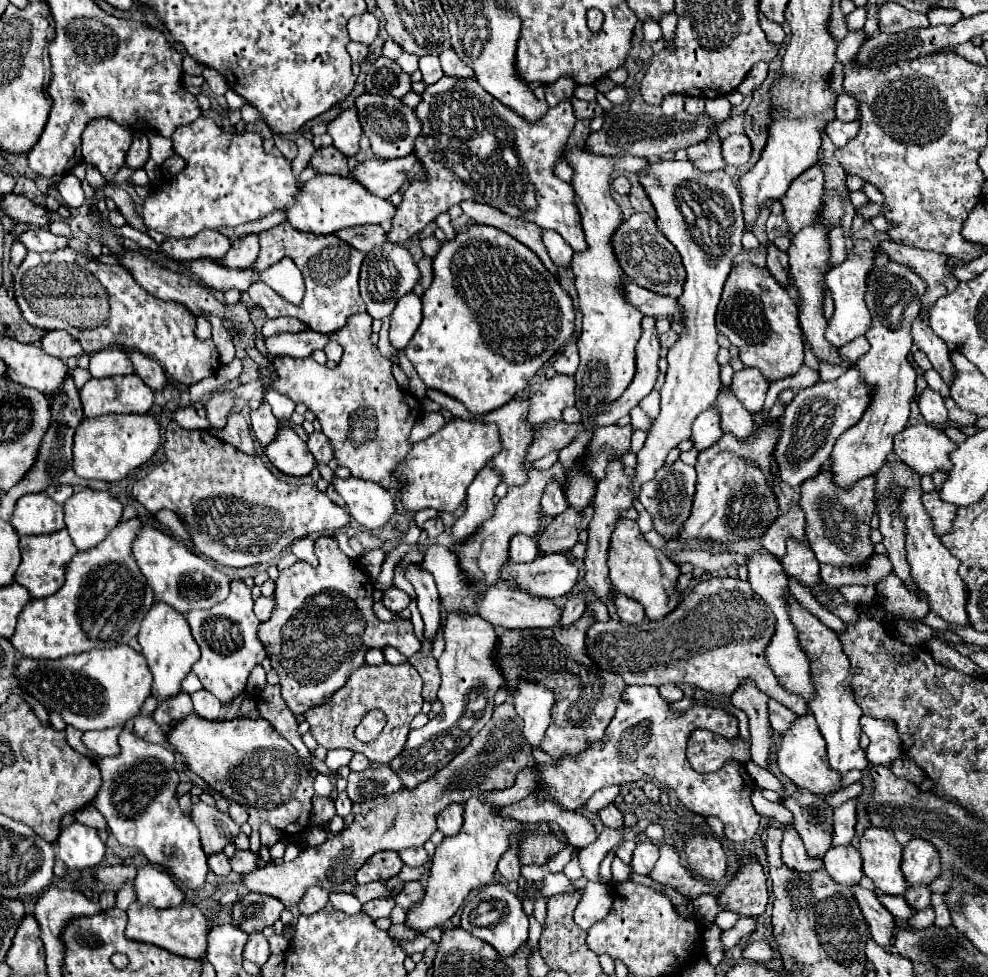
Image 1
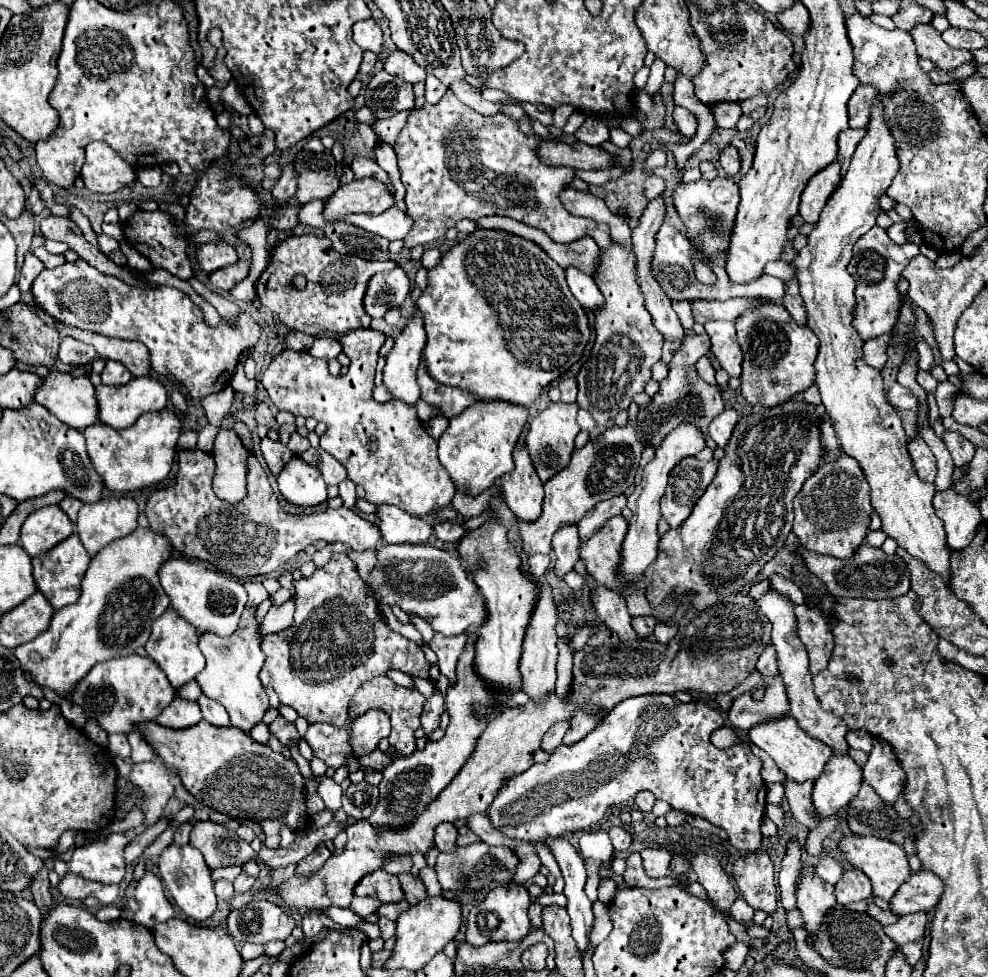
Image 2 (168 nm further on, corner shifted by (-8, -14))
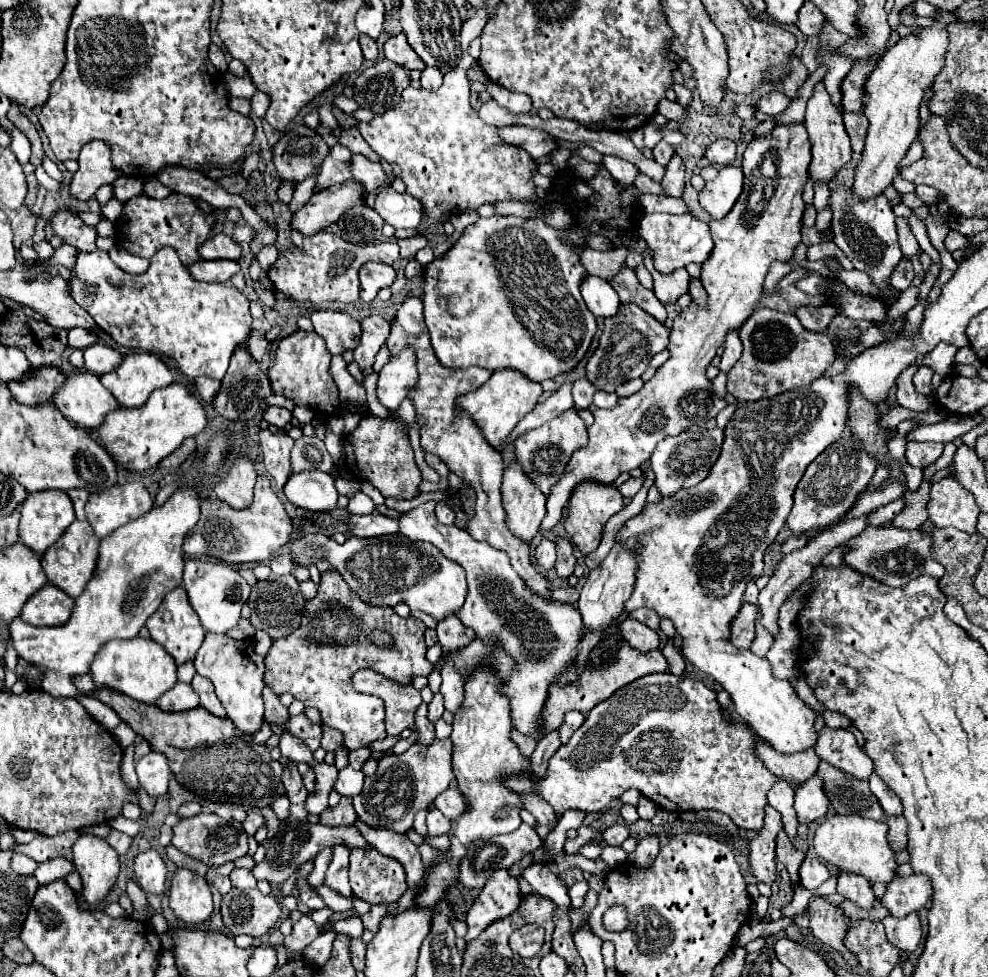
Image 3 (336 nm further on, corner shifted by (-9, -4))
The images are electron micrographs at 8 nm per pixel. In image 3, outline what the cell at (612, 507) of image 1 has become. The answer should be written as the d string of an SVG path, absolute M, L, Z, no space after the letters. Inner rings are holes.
M631 618L621 622L621 634L629 642L629 646L639 650L639 652L649 652L649 650L659 646L657 632L653 632L651 628L647 628L641 622L631 620Z

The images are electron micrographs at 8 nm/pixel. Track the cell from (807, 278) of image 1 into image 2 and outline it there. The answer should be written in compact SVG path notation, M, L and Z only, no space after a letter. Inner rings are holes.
M878 92L872 100L872 112L870 112L870 122L866 126L866 136L862 138L862 142L858 144L850 168L846 172L846 176L842 178L840 186L836 188L836 192L830 196L830 200L826 202L820 220L816 222L814 230L808 234L808 244L800 250L798 258L792 262L796 266L796 280L800 284L800 294L806 302L806 310L808 310L808 328L818 336L820 340L820 350L818 350L818 358L816 358L816 386L820 390L822 396L822 404L826 408L826 414L832 422L832 428L836 432L836 438L842 446L842 452L856 458L866 474L866 480L872 488L870 496L872 496L872 506L874 510L880 514L882 518L882 530L894 538L898 542L900 548L908 550L912 556L920 558L930 570L936 570L938 574L942 574L944 578L950 580L950 556L948 556L948 546L946 546L946 534L942 528L940 518L936 516L934 508L932 508L932 498L936 494L936 486L928 484L924 480L918 478L912 458L906 450L908 444L908 436L904 434L902 428L902 420L896 414L896 408L892 408L886 402L884 396L884 388L882 388L882 374L880 370L872 368L870 364L864 362L864 354L862 354L862 344L864 340L860 338L860 334L854 328L854 308L856 308L856 298L854 298L854 288L856 282L852 280L852 276L848 274L846 266L852 258L852 246L854 242L866 234L866 230L870 230L876 224L876 216L880 214L880 196L886 194L888 186L892 184L894 176L898 174L900 162L896 158L896 140L890 134L890 128L884 120L884 92Z

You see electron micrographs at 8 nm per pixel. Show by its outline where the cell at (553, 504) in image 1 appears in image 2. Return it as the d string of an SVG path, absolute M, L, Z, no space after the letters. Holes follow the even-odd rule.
M562 526L554 534L554 542L552 542L552 550L556 554L554 574L558 578L562 578L566 572L574 568L578 560L578 544L580 544L580 536L578 536L576 526Z

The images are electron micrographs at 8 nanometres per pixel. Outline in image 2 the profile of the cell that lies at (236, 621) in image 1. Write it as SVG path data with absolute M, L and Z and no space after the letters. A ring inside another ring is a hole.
M244 610L238 630L228 638L208 632L200 636L200 650L206 658L206 666L200 674L196 674L196 682L200 684L202 692L210 698L216 698L230 714L230 724L244 732L250 732L270 708L268 696L258 678L266 656L260 650L262 638L258 634L258 622L254 620L254 614L254 610Z

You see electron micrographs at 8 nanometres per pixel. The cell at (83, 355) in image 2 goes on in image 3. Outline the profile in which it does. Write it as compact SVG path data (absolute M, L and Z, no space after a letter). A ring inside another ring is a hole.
M73 328L69 330L69 336L67 336L67 344L69 348L79 348L79 350L85 350L89 348L91 344L97 342L97 336L89 330L83 330L83 328Z

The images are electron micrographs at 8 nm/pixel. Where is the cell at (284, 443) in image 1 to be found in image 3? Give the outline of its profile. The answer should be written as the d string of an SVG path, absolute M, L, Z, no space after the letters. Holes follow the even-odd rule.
M293 472L283 488L287 500L309 512L329 512L337 506L337 490L327 472Z

